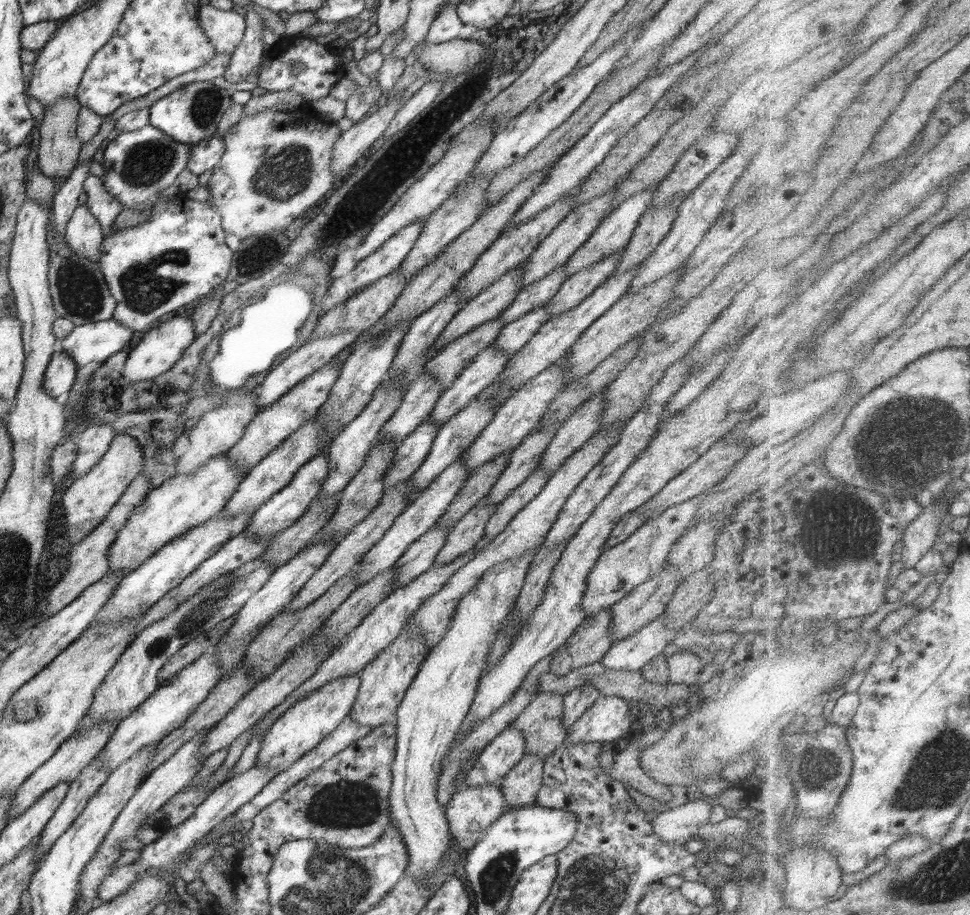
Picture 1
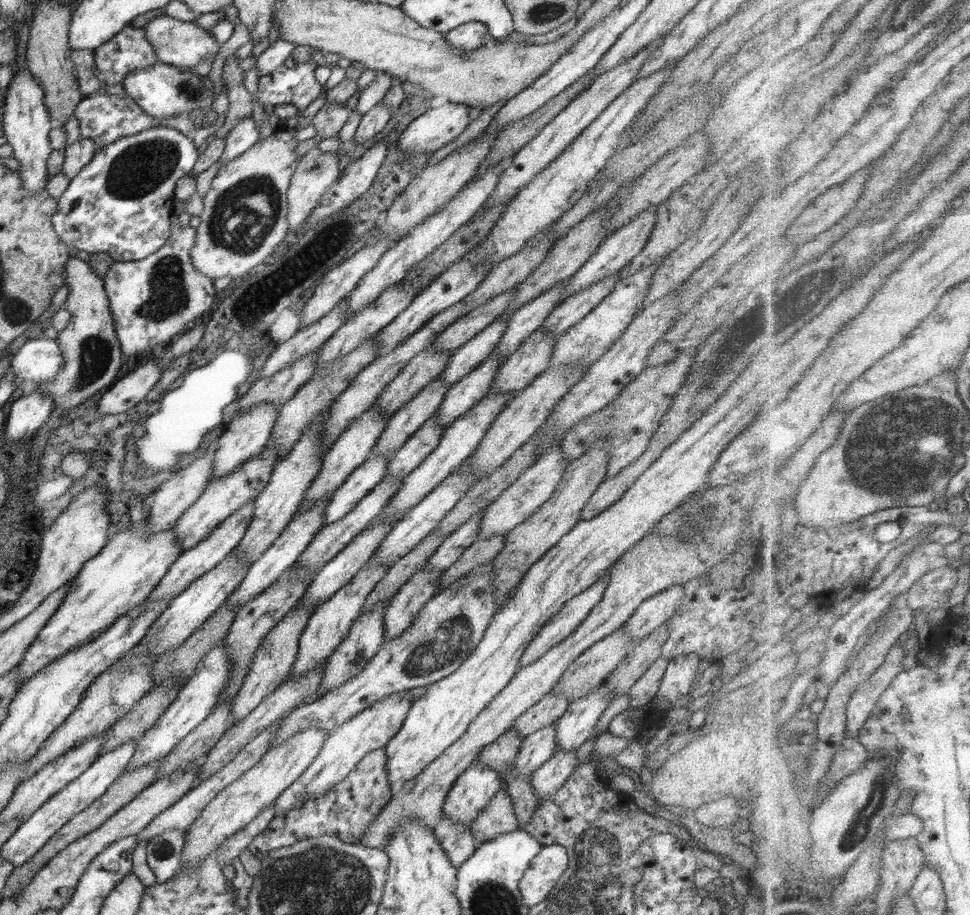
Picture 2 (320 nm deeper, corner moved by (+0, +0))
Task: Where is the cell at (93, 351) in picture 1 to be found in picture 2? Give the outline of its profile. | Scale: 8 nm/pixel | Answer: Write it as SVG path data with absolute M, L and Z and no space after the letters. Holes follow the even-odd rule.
M28 339L10 360L9 370L27 383L49 381L62 368L63 354L56 339Z

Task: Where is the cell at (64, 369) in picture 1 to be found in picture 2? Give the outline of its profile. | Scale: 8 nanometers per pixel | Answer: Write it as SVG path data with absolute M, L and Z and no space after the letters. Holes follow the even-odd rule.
M41 390L24 393L10 406L6 416L3 430L6 442L18 446L19 440L37 432L53 410L53 400L49 394L43 394Z

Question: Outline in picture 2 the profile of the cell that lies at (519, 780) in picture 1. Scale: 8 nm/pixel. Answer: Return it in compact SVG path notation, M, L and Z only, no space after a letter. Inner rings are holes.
M500 789L468 827L477 845L518 829L514 805L506 789Z

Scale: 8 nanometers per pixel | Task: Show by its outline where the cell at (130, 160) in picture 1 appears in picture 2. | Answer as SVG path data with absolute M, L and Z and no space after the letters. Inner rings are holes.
M150 128L99 148L83 170L71 179L68 189L57 201L57 211L51 218L53 229L62 242L89 255L107 252L115 261L144 260L162 248L171 235L169 218L176 205L176 182L193 170L198 157L192 134L183 134L174 128Z

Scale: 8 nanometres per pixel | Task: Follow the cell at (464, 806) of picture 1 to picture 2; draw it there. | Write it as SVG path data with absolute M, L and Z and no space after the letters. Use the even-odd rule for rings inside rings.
M443 816L443 819L434 826L433 833L437 843L450 859L449 863L456 869L462 866L477 849L477 843L468 825L447 816Z

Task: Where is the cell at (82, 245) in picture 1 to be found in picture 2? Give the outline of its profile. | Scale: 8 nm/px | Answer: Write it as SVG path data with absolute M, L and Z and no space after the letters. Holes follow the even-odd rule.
M69 256L65 264L65 284L70 287L70 292L64 308L71 312L71 317L66 328L55 338L63 354L63 369L53 379L41 383L27 383L19 377L14 381L15 389L23 390L24 393L41 390L43 394L49 394L54 408L58 410L74 408L96 392L103 393L114 383L119 367L123 364L103 279L93 274L88 262Z

